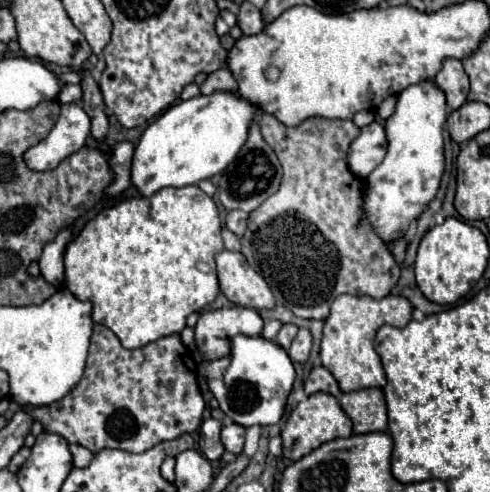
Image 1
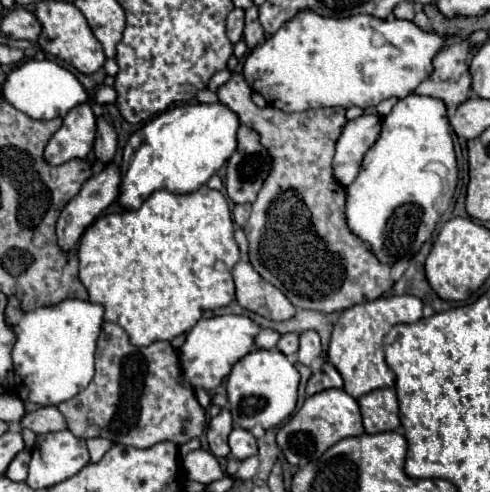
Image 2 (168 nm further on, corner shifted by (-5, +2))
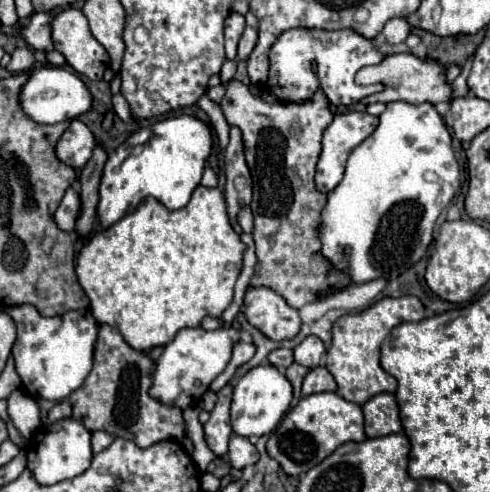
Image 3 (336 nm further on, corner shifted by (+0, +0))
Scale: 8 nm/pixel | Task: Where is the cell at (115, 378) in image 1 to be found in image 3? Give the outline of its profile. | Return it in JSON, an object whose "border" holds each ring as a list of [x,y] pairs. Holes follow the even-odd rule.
{"border":[[[99,325],[93,369],[87,375],[85,383],[69,395],[69,403],[73,407],[71,419],[83,423],[91,433],[105,431],[111,437],[129,439],[137,447],[149,447],[163,439],[181,441],[185,437],[183,411],[175,405],[165,405],[149,395],[153,373],[155,361],[149,353],[129,347],[115,327]]]}

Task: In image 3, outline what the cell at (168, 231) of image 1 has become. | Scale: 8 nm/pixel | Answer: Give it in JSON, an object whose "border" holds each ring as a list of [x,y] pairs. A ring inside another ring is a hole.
{"border":[[[199,185],[183,209],[171,211],[149,197],[133,213],[125,215],[109,229],[95,233],[77,257],[77,277],[91,301],[95,319],[119,329],[133,349],[149,351],[157,345],[171,343],[175,333],[183,327],[199,327],[201,319],[207,315],[219,317],[233,301],[233,287],[241,271],[245,249],[225,215],[223,193]]]}

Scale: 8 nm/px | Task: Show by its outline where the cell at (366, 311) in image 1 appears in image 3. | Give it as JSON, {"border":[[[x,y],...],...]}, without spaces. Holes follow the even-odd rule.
{"border":[[[385,297],[361,313],[349,313],[333,323],[333,347],[327,351],[327,371],[337,381],[337,393],[357,405],[363,405],[377,393],[393,393],[397,381],[379,365],[379,347],[393,327],[403,321],[421,321],[423,305],[417,297]]]}

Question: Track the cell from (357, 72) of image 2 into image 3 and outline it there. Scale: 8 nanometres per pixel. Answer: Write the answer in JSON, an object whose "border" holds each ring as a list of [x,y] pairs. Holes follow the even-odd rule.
{"border":[[[287,29],[279,35],[269,51],[269,79],[265,85],[271,89],[271,95],[279,103],[305,103],[313,97],[317,89],[321,89],[329,103],[333,103],[335,107],[355,105],[361,99],[373,93],[381,93],[385,89],[385,85],[381,83],[355,83],[355,75],[359,69],[367,65],[379,65],[385,57],[387,55],[377,49],[375,39],[367,39],[355,29]]]}

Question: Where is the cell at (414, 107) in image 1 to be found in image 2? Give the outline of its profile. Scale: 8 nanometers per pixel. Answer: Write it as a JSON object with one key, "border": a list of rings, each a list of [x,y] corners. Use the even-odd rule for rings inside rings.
{"border":[[[410,93],[384,117],[378,141],[364,155],[354,183],[346,187],[346,223],[370,245],[380,263],[392,265],[404,257],[410,259],[432,237],[436,223],[453,201],[457,183],[458,163],[446,105],[434,97]]]}

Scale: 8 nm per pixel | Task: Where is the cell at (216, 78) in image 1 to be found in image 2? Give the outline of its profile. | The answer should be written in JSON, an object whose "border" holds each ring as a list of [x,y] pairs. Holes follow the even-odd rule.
{"border":[[[232,73],[230,81],[218,89],[218,97],[228,105],[240,119],[242,125],[254,129],[260,135],[260,143],[272,157],[272,173],[264,181],[258,199],[252,203],[252,215],[244,225],[246,237],[250,241],[250,263],[264,277],[278,287],[294,307],[314,309],[322,313],[334,313],[348,309],[356,303],[366,303],[378,299],[386,293],[390,283],[390,265],[382,265],[370,247],[360,241],[346,225],[344,219],[344,201],[346,193],[342,185],[332,175],[332,157],[334,145],[342,127],[346,125],[344,107],[328,109],[308,109],[304,113],[284,113],[276,107],[256,107],[252,101],[252,89],[240,73]]]}

